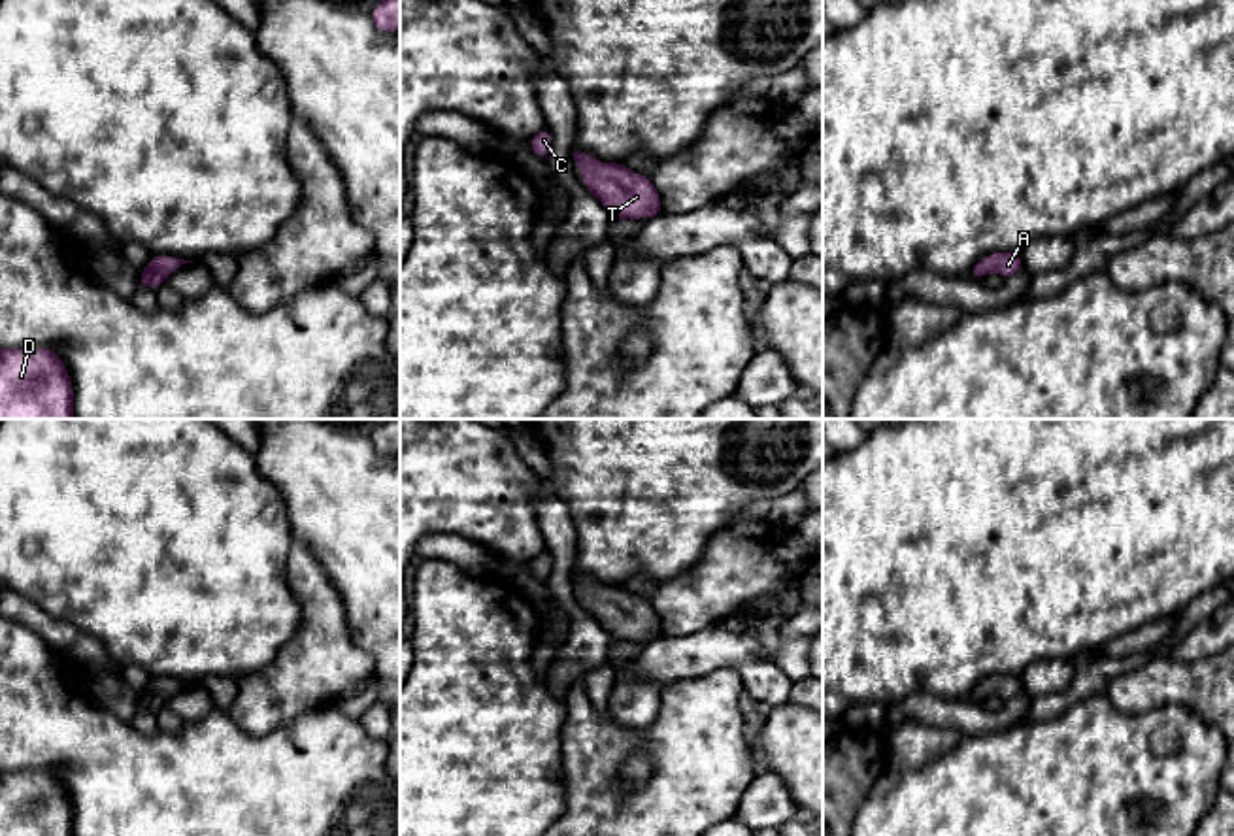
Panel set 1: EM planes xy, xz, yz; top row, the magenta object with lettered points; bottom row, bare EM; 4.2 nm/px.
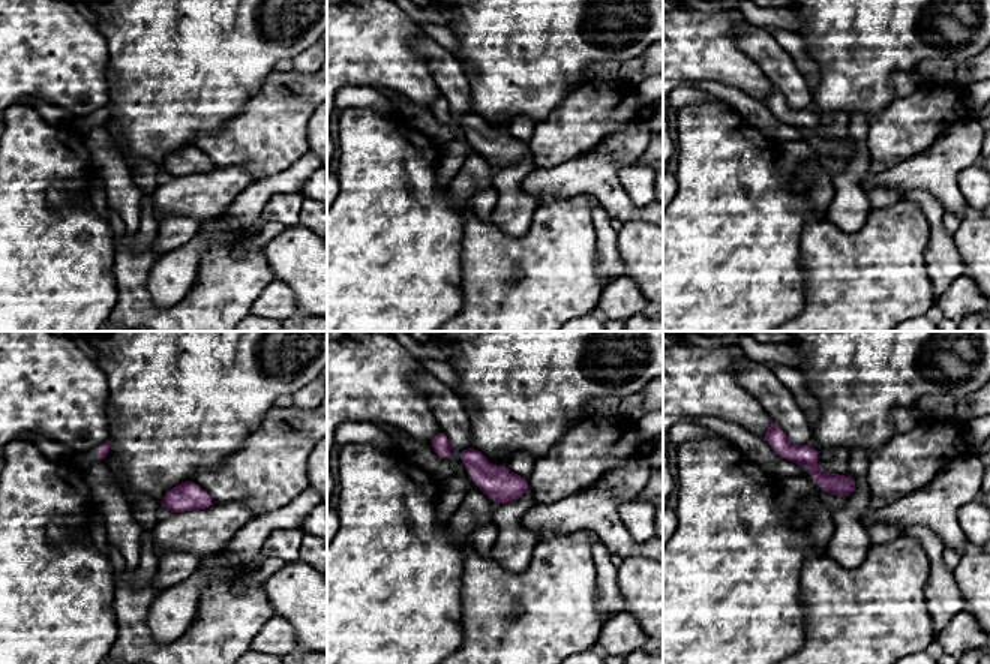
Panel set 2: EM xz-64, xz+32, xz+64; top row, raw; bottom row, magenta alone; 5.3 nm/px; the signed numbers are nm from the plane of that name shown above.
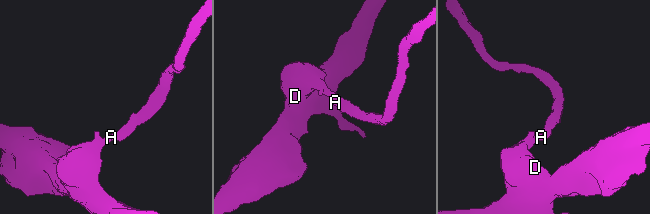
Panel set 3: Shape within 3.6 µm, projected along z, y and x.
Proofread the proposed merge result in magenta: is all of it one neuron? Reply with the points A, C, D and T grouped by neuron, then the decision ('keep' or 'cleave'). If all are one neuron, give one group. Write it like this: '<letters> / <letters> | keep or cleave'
A C D T | keep

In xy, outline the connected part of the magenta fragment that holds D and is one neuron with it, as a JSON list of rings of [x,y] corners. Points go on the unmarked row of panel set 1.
[[[0,772],[0,836],[74,836],[66,787],[53,772]]]

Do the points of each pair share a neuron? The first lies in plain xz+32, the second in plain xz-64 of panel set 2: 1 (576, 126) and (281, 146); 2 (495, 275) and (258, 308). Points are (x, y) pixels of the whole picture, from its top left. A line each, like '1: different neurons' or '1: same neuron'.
1: same neuron
2: different neurons

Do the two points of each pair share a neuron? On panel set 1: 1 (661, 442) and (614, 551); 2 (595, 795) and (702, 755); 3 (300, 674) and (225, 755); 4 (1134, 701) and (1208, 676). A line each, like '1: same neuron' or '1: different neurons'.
1: same neuron
2: same neuron
3: different neurons
4: same neuron

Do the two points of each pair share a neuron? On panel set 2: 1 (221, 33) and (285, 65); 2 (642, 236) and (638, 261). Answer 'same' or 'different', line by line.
1: different
2: same

